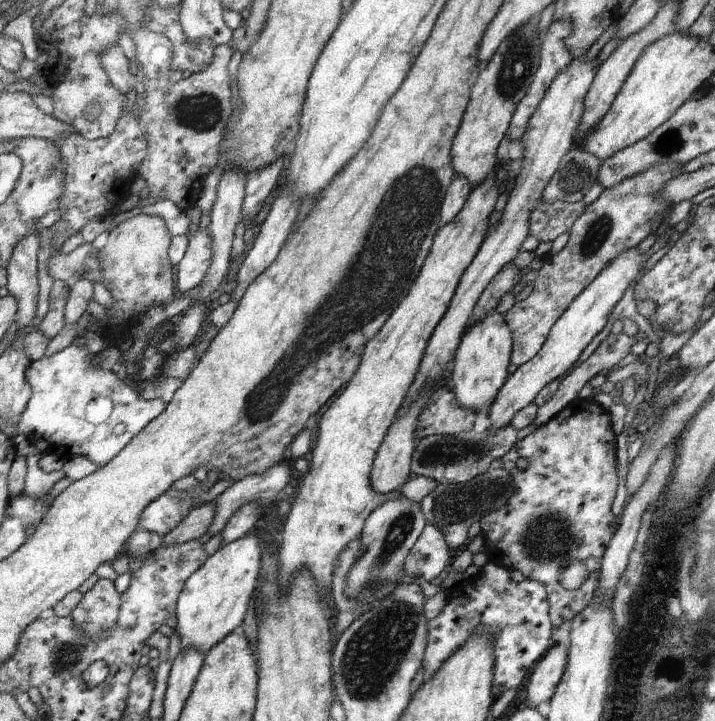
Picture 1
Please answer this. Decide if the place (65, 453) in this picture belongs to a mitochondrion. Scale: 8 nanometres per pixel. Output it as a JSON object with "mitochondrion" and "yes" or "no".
{"mitochondrion":"no"}

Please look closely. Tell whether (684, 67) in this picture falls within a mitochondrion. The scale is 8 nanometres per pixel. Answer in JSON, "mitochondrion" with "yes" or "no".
{"mitochondrion":"no"}

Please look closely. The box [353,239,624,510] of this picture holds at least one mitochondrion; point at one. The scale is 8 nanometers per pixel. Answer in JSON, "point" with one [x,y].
{"point":[440,452]}

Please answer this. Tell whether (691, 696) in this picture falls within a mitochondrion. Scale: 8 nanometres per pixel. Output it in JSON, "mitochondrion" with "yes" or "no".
{"mitochondrion":"no"}

